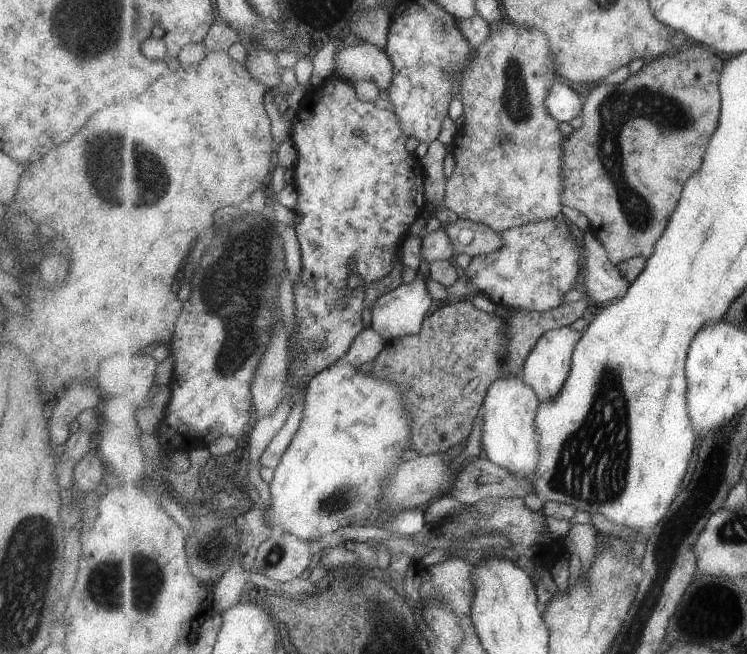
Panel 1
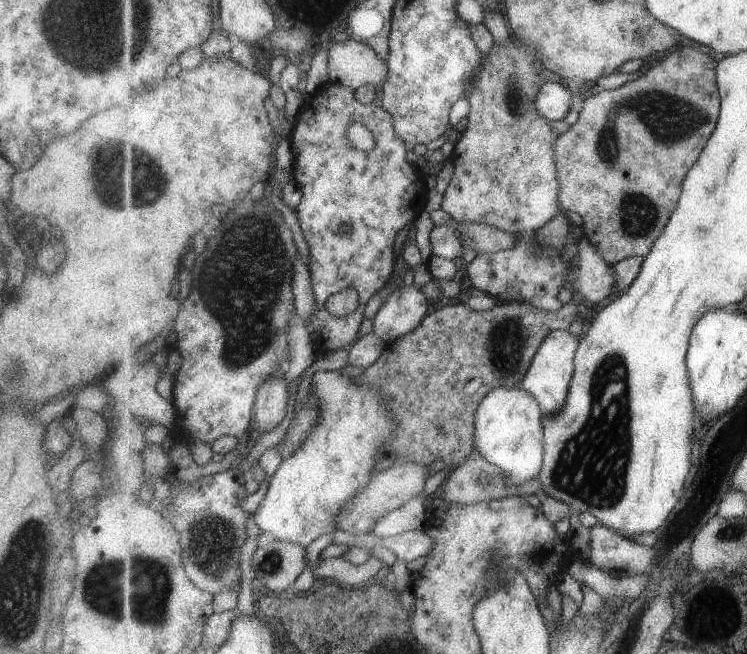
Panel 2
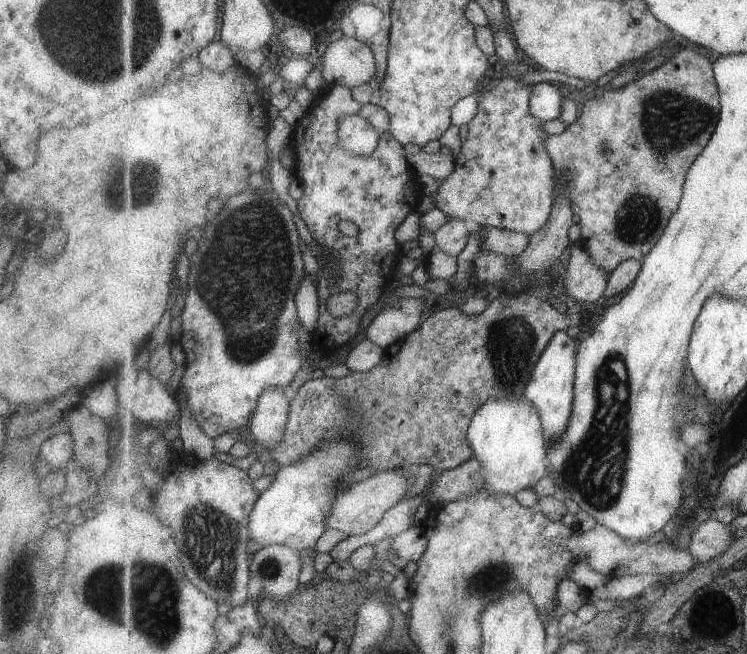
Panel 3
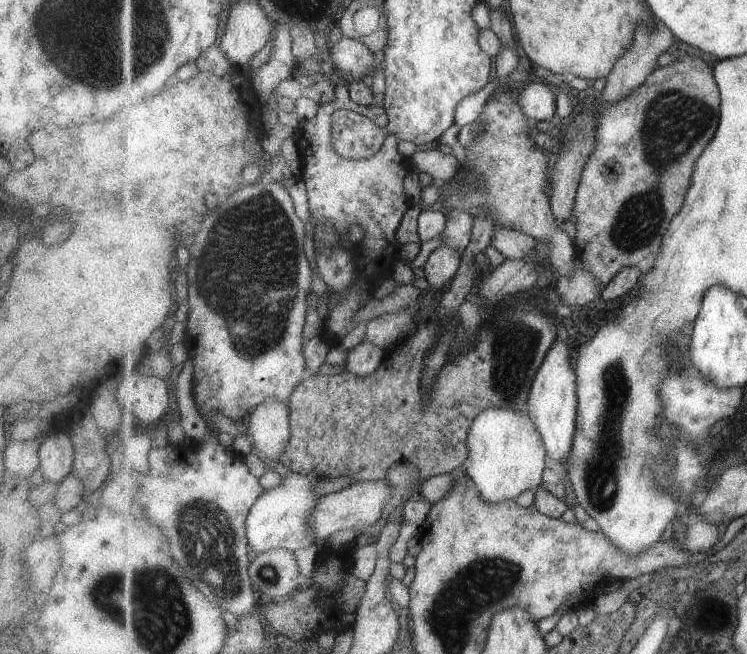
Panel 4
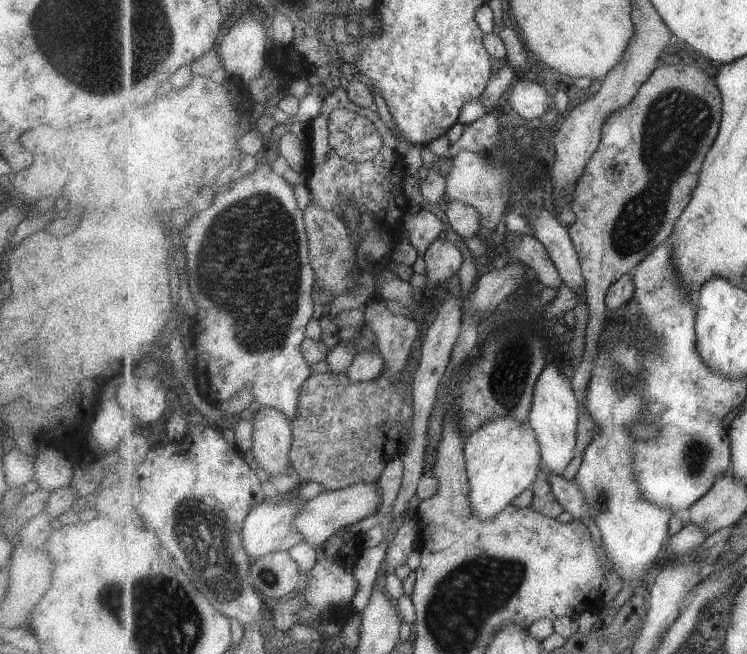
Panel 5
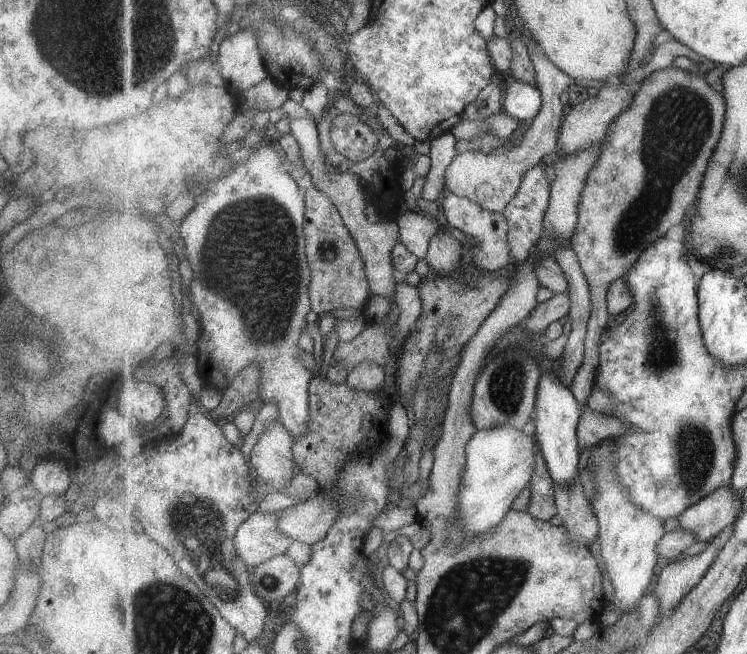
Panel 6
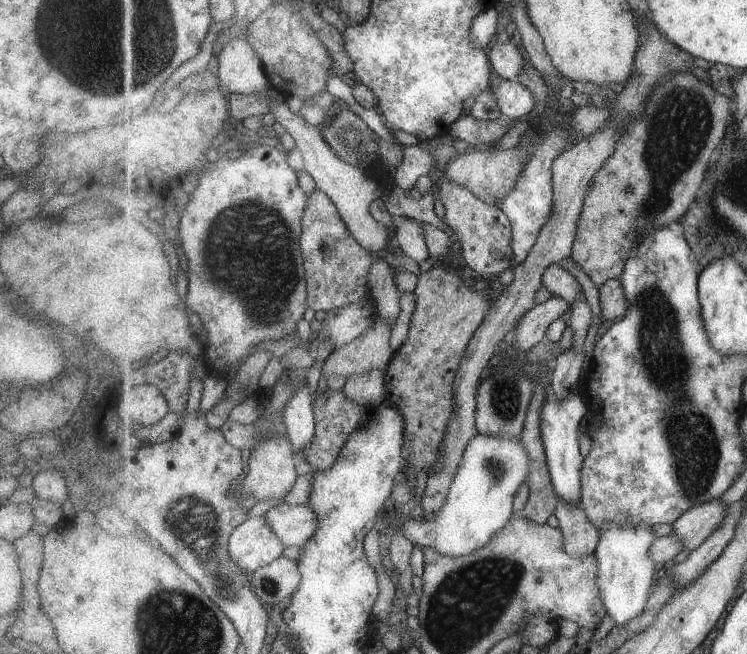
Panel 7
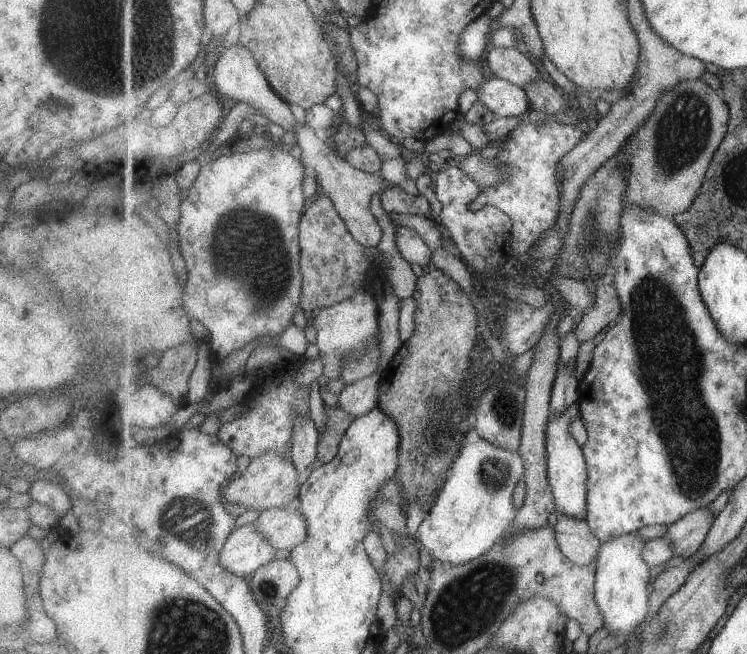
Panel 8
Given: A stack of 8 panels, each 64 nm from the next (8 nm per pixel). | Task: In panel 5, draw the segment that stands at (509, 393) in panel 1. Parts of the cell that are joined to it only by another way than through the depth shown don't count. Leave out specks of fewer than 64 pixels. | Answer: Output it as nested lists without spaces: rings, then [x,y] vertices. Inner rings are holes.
[[[493,418],[467,438],[465,446],[469,484],[469,500],[481,522],[497,518],[521,492],[532,488],[544,466],[543,452],[536,431],[517,418]]]

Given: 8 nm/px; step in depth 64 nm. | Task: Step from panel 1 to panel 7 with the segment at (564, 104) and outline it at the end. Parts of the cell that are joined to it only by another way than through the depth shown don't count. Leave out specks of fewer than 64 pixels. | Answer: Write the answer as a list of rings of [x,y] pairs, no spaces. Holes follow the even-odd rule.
[[[504,79],[499,86],[491,90],[497,98],[504,118],[515,122],[524,116],[531,116],[537,108],[537,96],[520,81]]]

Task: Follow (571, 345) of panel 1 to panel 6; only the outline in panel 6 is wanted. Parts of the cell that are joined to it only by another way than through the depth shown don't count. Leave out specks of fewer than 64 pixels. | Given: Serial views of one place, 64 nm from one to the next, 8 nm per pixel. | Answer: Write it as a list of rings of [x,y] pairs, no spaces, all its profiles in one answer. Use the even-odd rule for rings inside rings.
[[[551,372],[542,374],[538,384],[538,400],[532,427],[535,429],[537,442],[541,444],[551,476],[554,482],[561,486],[571,486],[571,482],[579,474],[582,450],[579,450],[577,426],[581,416],[583,416],[583,404],[573,396],[570,388],[561,384],[557,374]]]

